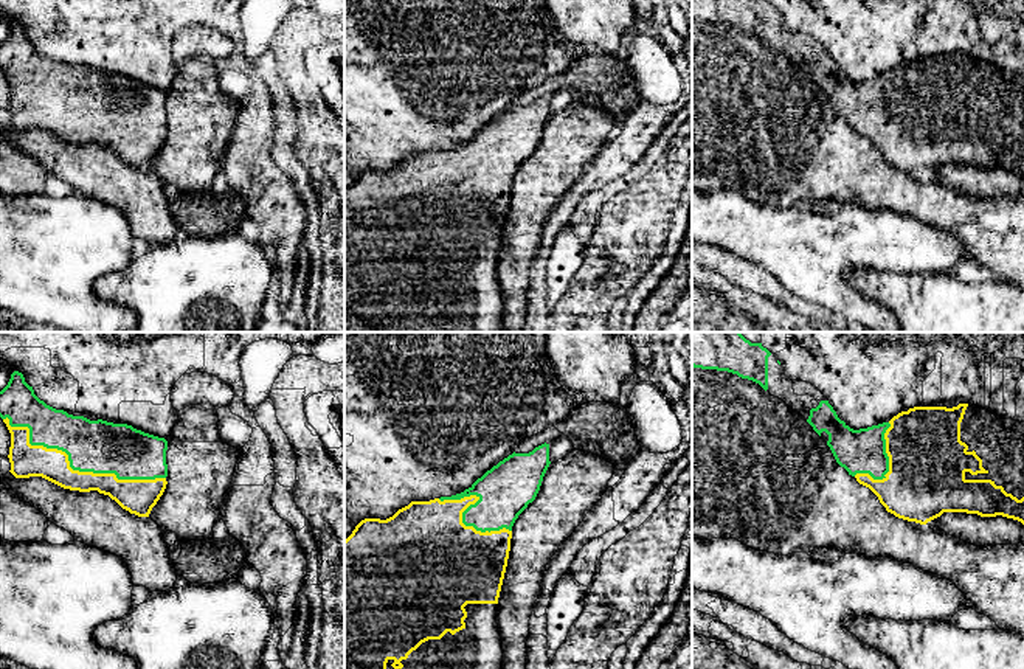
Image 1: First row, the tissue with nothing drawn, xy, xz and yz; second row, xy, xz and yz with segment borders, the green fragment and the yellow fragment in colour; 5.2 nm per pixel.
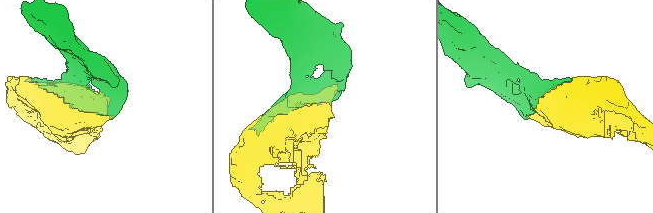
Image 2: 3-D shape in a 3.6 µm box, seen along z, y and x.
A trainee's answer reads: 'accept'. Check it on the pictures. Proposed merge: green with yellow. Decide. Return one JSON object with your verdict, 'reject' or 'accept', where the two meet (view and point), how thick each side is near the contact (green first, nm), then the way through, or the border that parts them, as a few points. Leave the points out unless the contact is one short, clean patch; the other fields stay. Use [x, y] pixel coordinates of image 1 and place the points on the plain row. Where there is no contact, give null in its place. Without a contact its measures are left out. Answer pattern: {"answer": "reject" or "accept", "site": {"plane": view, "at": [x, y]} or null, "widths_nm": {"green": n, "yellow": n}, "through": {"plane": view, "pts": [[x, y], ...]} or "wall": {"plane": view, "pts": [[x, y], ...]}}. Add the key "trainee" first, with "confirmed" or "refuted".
{"trainee": "confirmed", "answer": "accept", "site": {"plane": "xy", "at": [73, 121]}, "widths_nm": {"green": 280, "yellow": 170}}

